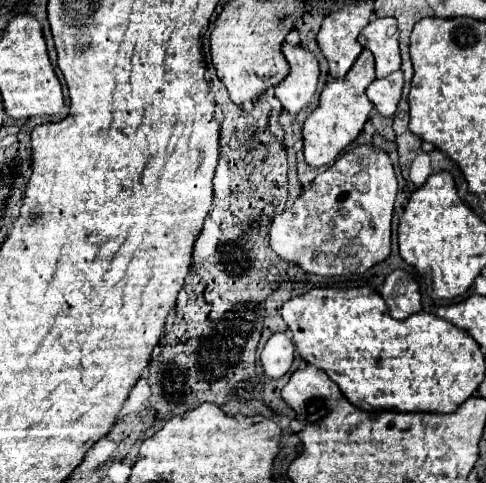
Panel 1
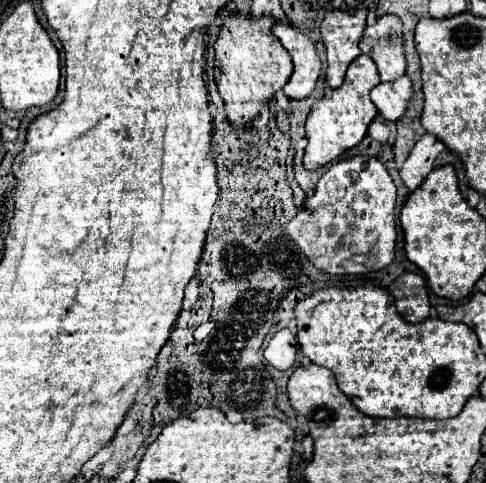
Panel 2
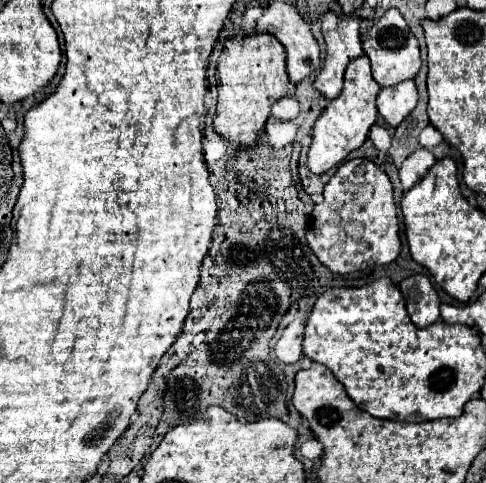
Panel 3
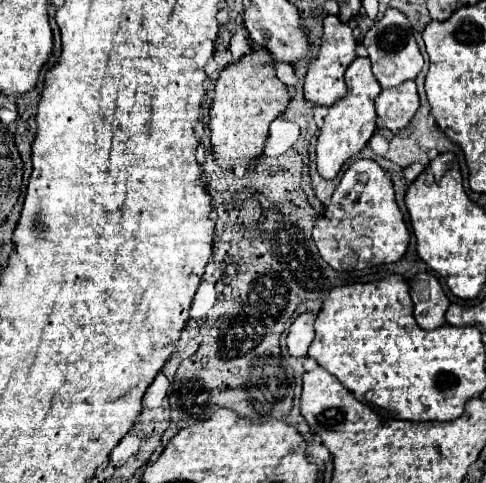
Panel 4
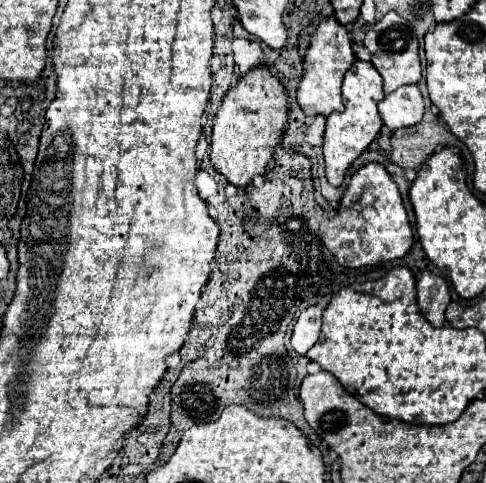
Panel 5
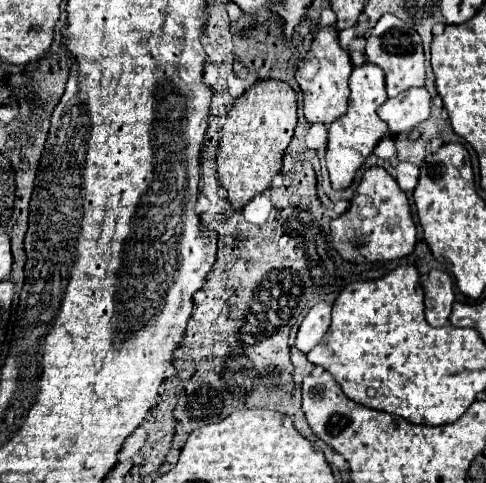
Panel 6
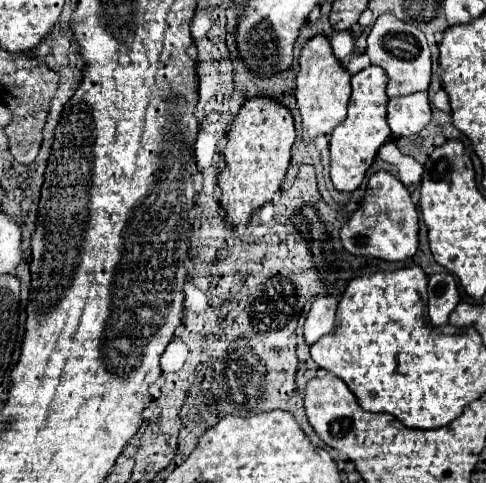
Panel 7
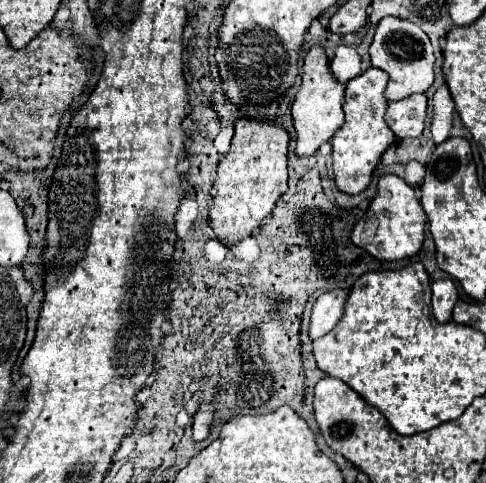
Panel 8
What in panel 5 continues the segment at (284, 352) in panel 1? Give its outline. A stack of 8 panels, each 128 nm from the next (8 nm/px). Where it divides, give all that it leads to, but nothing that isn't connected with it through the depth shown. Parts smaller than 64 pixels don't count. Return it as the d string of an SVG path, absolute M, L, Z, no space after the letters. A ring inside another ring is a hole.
M310 306L300 312L292 330L292 348L298 354L306 354L318 342L320 318L322 318L320 306Z

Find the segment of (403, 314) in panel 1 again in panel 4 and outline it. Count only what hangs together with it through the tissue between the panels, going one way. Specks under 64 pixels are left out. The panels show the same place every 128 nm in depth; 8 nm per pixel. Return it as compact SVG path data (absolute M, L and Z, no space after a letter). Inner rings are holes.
M416 274L410 280L410 296L414 302L414 318L422 330L434 330L444 324L444 312L450 302L434 274Z

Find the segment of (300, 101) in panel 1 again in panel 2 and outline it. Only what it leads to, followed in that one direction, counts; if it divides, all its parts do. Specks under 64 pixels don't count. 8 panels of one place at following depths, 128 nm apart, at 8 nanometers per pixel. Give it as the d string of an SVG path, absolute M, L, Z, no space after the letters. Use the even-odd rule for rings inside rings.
M278 22L272 32L288 50L294 62L294 72L288 84L282 88L282 92L290 100L308 98L320 76L320 58L316 54L314 42L308 36L304 36L300 30L296 30L294 26L286 26L284 22Z

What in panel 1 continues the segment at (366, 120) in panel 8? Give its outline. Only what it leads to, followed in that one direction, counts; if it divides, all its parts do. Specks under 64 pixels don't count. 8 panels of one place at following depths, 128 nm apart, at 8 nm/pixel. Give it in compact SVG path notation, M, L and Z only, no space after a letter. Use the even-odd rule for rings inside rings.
M362 50L362 54L352 64L350 72L340 80L330 80L322 94L318 108L306 118L302 128L302 140L304 140L304 160L310 166L326 166L330 164L356 136L362 132L364 122L368 120L372 112L372 102L366 98L364 90L370 82L374 82L374 56L368 50Z

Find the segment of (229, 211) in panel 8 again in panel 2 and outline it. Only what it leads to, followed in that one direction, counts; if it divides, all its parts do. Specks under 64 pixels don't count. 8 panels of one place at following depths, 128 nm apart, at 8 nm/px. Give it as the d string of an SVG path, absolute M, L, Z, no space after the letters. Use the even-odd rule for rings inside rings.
M230 14L218 32L218 40L214 44L214 78L218 92L224 98L228 120L234 128L244 126L258 116L262 104L266 104L292 74L292 60L272 34L276 22L278 20L274 16L252 18Z

